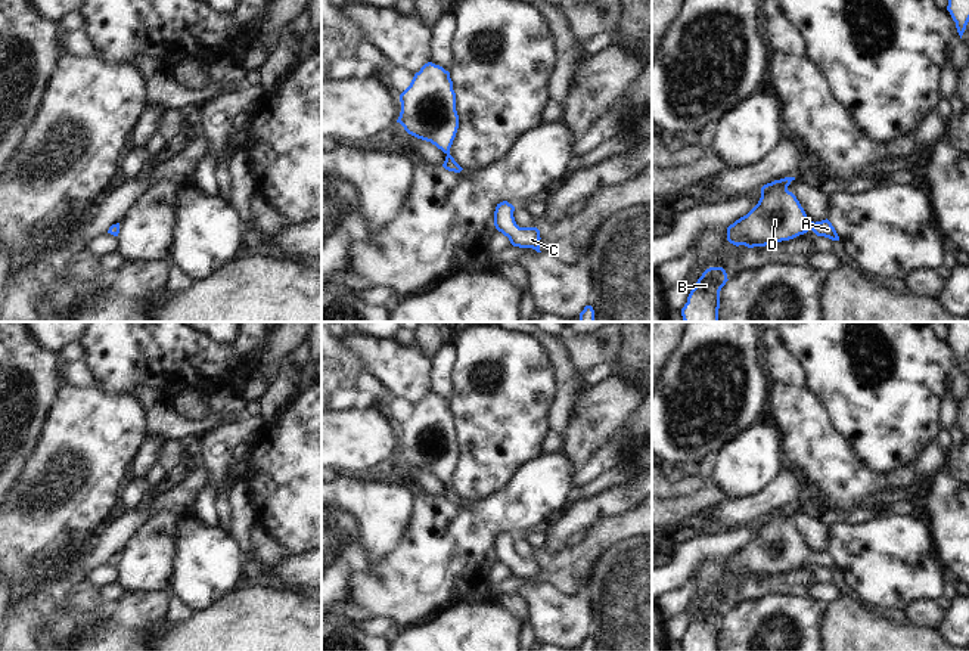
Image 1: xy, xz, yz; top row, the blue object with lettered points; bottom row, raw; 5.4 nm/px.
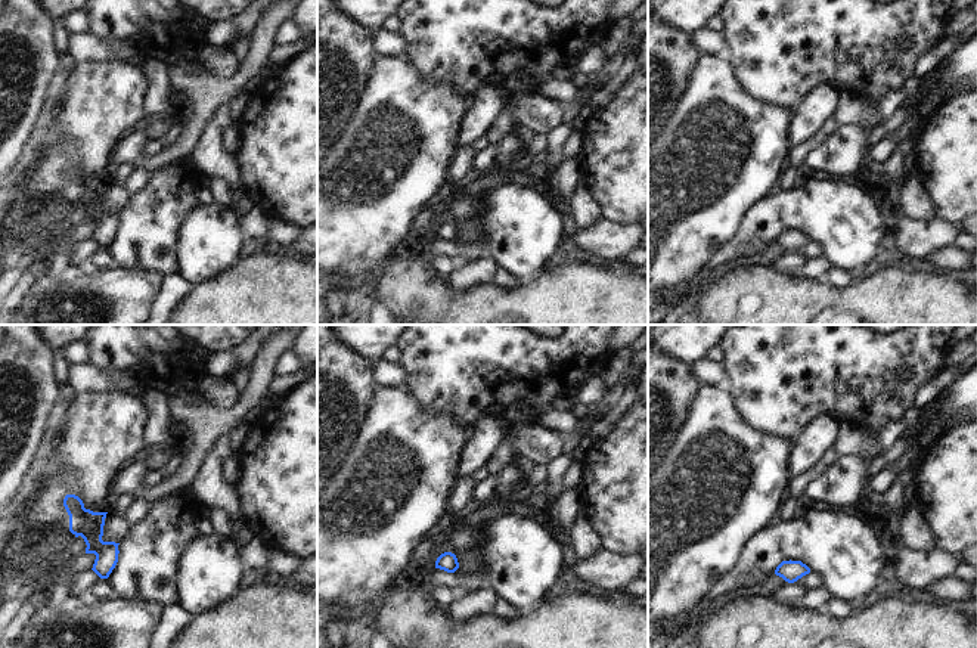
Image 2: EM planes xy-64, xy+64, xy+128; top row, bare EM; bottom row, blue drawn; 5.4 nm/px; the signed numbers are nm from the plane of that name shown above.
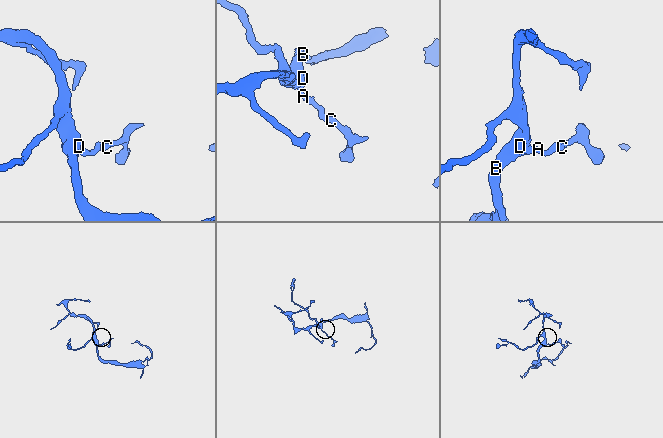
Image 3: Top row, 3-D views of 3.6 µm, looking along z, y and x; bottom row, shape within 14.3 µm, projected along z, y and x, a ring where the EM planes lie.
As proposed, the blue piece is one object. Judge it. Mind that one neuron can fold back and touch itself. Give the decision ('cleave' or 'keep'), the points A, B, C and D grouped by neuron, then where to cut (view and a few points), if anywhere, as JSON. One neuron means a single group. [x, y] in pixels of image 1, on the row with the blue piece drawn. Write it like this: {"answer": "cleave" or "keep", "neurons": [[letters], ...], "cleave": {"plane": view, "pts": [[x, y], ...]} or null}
{"answer": "keep", "neurons": [["A", "B", "C", "D"]], "cleave": null}

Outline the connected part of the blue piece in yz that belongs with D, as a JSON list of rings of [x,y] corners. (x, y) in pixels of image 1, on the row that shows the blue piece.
[[[795,177],[764,185],[758,204],[727,227],[727,241],[736,247],[765,247],[771,242],[793,239],[810,229],[817,236],[839,241],[827,218],[814,223],[807,217],[796,196],[788,190],[792,180]]]

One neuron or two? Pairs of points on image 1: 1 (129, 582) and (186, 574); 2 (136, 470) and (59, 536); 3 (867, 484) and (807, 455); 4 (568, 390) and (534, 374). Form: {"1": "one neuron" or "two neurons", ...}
{"1": "two neurons", "2": "two neurons", "3": "one neuron", "4": "two neurons"}

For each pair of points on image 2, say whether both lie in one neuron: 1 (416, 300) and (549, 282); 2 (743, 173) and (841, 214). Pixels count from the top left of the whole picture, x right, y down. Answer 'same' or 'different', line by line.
1: same
2: different

